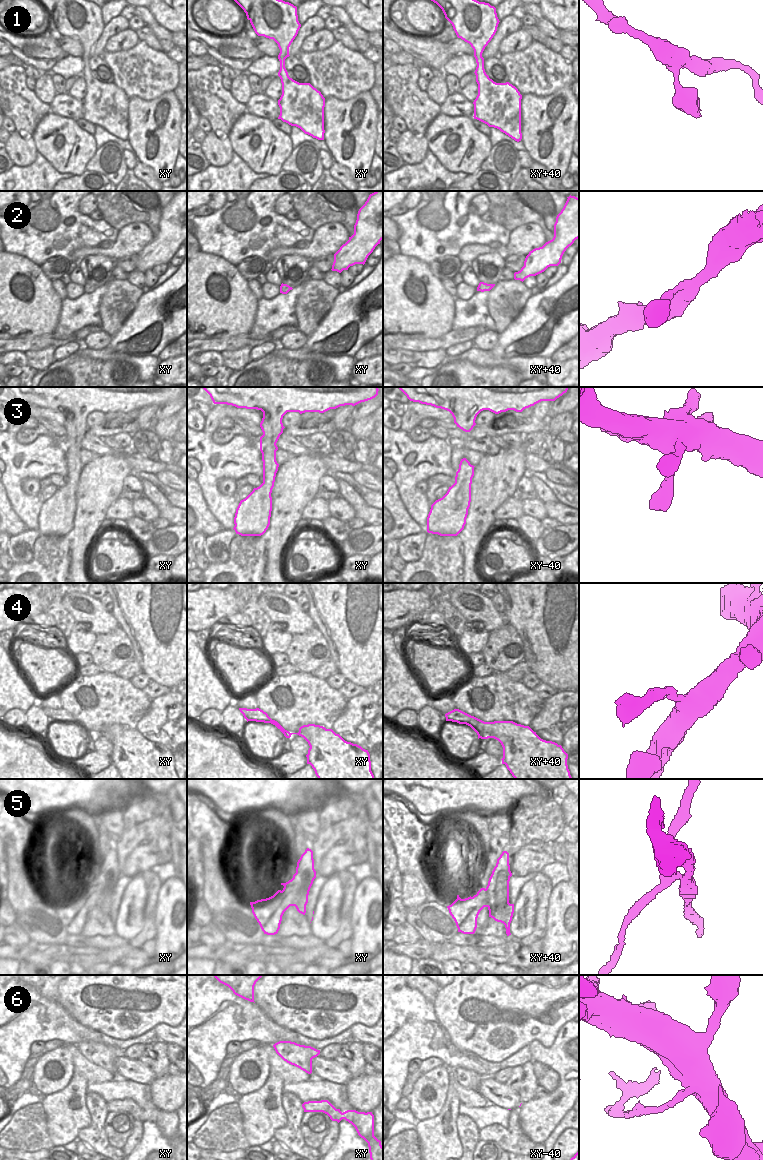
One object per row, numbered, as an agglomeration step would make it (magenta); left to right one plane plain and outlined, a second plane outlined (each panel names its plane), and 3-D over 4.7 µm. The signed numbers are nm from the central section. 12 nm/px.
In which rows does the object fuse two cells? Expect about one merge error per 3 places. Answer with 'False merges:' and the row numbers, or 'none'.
False merges: 5, 6

